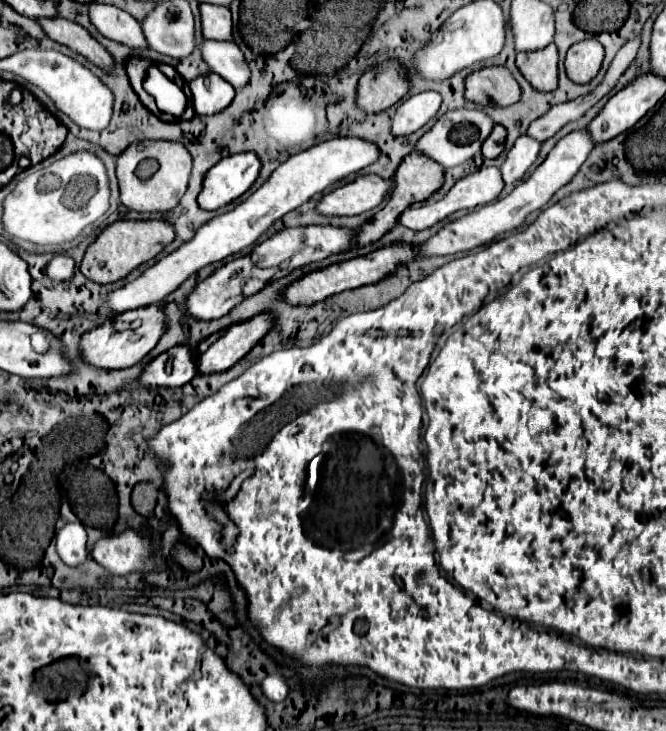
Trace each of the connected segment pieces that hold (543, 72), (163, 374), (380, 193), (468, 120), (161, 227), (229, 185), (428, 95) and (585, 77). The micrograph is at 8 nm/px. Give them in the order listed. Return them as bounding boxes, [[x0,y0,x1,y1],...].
[[517,42,559,92],[139,344,197,388],[317,176,389,216],[415,108,495,168],[79,220,175,284],[197,152,261,210],[393,90,441,136],[565,40,603,84]]

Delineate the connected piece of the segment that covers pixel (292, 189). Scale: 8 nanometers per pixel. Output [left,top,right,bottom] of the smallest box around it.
[107,136,381,312]

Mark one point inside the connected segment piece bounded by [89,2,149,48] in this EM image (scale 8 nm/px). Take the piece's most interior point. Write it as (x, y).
(112, 22)

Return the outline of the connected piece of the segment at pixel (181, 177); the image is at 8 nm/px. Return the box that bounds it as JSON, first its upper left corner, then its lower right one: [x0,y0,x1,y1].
[117,140,193,212]

